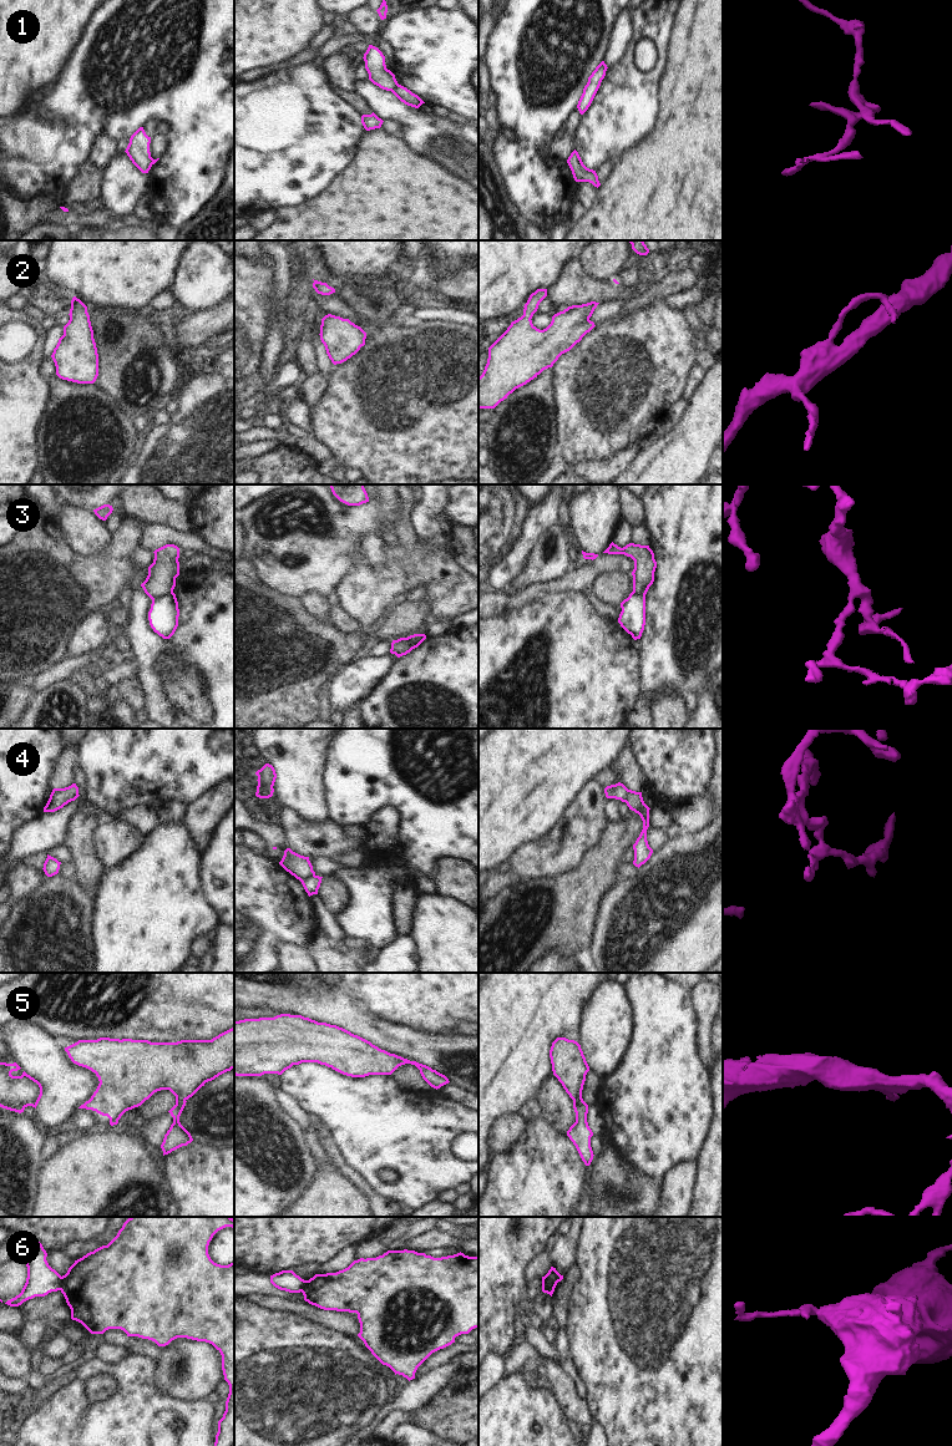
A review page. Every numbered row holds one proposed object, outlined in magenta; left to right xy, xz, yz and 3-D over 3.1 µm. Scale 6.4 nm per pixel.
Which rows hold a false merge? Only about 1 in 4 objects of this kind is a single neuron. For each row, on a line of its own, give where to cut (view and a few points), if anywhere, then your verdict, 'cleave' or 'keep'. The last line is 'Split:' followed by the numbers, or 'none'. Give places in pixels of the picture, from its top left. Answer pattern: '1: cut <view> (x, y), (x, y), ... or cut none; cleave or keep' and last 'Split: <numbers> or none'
1: cut xz (398, 84), (391, 91); cleave
2: cut none; keep
3: cut xy (172, 590), (152, 599); cleave
4: cut xz (314, 873), (300, 881); cleave
5: cut none; keep
6: cut xy (61, 1277), (61, 1287), (59, 1289); cleave
Split: 1, 3, 4, 6

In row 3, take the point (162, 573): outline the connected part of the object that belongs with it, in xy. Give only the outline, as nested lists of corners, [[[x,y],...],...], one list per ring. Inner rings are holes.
[[[166,544],[153,553],[153,563],[148,567],[148,575],[141,584],[151,599],[172,593],[176,578],[179,575],[179,548],[177,546]]]

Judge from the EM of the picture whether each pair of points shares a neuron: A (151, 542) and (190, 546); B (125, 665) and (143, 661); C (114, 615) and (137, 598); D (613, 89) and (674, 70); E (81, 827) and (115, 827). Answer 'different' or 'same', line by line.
A: same
B: different
C: different
D: different
E: different

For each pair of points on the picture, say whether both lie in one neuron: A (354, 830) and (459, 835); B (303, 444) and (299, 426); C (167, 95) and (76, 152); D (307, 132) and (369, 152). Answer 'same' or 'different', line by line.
A: different
B: different
C: same
D: same

